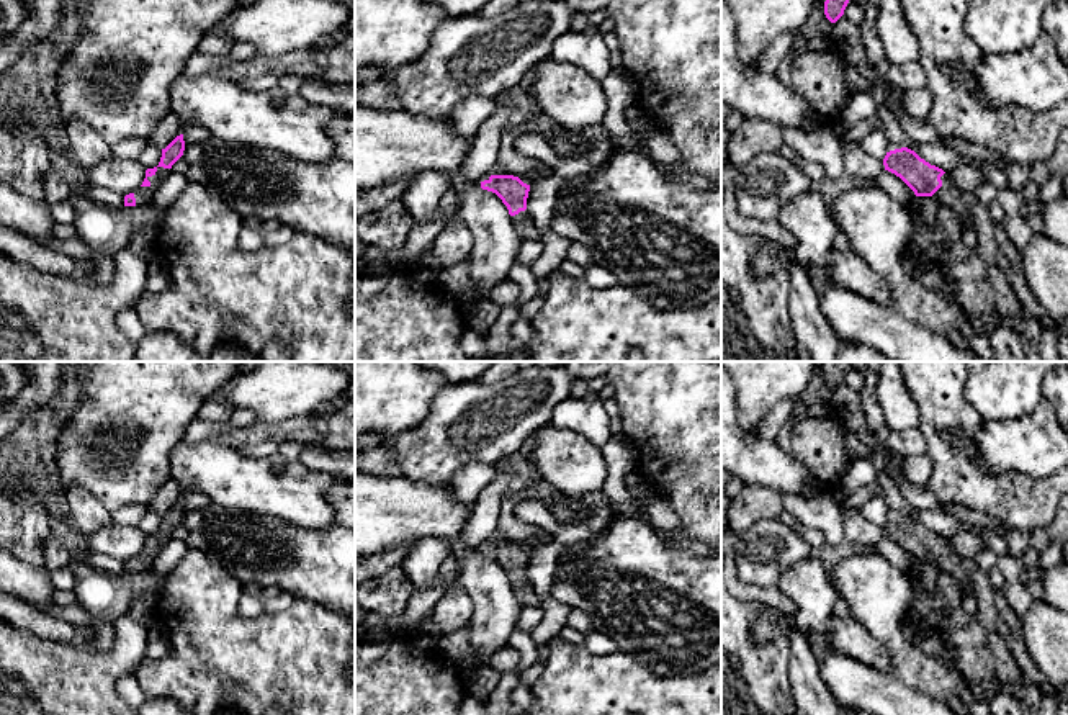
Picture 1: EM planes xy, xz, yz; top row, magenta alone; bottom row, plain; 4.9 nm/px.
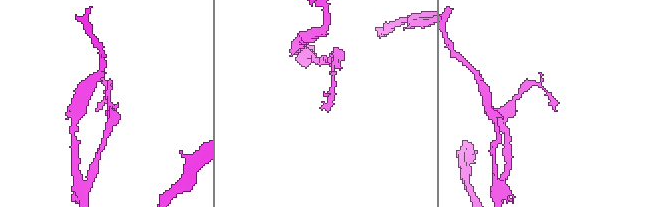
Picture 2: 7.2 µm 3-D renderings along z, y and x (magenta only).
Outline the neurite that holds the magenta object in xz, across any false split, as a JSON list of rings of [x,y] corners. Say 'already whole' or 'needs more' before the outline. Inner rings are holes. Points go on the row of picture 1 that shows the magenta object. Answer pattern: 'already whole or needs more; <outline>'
needs more; [[[491,175],[481,182],[481,188],[496,193],[502,200],[522,241],[540,239],[533,219],[525,211],[530,185],[514,175]]]

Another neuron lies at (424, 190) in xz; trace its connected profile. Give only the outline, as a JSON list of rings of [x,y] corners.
[[[419,172],[406,177],[406,191],[401,198],[412,216],[414,224],[429,224],[438,201],[448,191],[448,175]]]

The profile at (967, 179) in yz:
[[[955,167],[945,172],[949,178],[963,191],[973,193],[973,190],[988,182],[985,173],[975,167]]]

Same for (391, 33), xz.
[[[355,0],[355,69],[396,69],[419,61],[445,20],[443,8],[422,0]]]

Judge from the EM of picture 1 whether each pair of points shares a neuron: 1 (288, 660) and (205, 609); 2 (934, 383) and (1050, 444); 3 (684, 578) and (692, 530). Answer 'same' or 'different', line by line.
1: same
2: different
3: different

